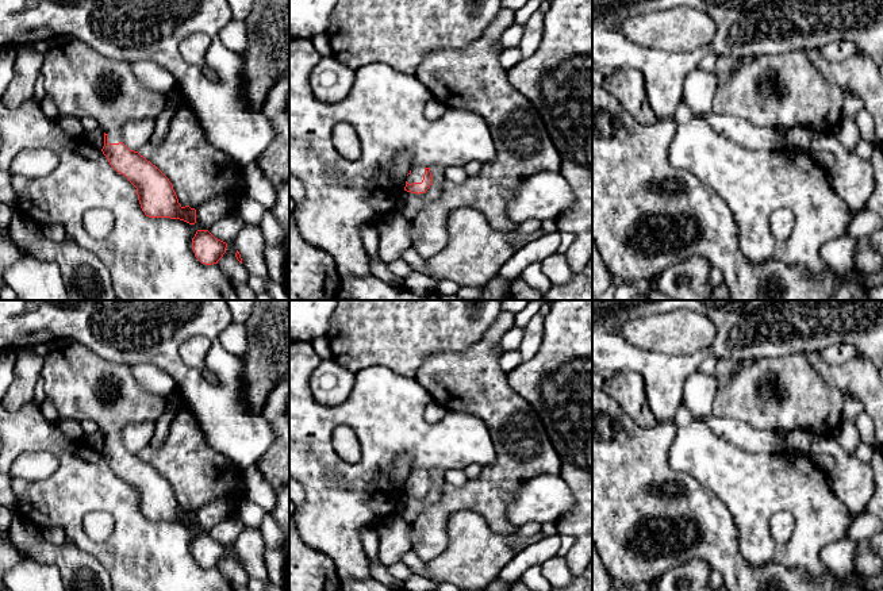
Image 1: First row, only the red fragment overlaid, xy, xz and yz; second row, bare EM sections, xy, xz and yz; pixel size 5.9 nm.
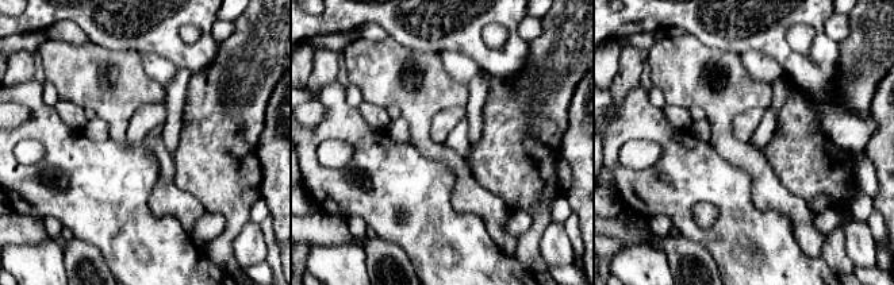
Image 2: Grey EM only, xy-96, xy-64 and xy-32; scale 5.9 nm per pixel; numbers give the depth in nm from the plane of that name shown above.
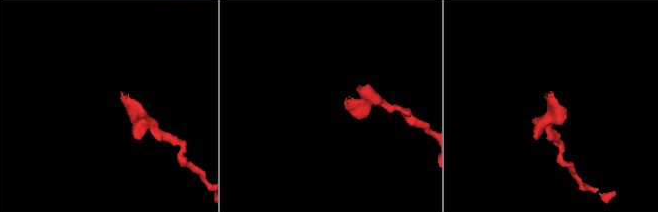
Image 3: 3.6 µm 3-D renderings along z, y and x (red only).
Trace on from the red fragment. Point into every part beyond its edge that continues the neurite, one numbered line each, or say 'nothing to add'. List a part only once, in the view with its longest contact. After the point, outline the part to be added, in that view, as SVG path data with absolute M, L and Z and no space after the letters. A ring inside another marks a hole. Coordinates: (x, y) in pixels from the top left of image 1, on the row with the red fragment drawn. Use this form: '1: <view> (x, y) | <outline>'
1: xz (417, 173) | M423 166L414 168L414 169L411 170L411 173L407 176L406 181L407 181L408 184L422 183L423 174L425 174L425 168L423 168Z

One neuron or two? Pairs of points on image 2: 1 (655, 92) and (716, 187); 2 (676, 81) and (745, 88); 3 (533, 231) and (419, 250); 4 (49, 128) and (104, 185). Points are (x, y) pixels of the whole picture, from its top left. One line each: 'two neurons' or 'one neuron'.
1: two neurons
2: one neuron
3: two neurons
4: one neuron

